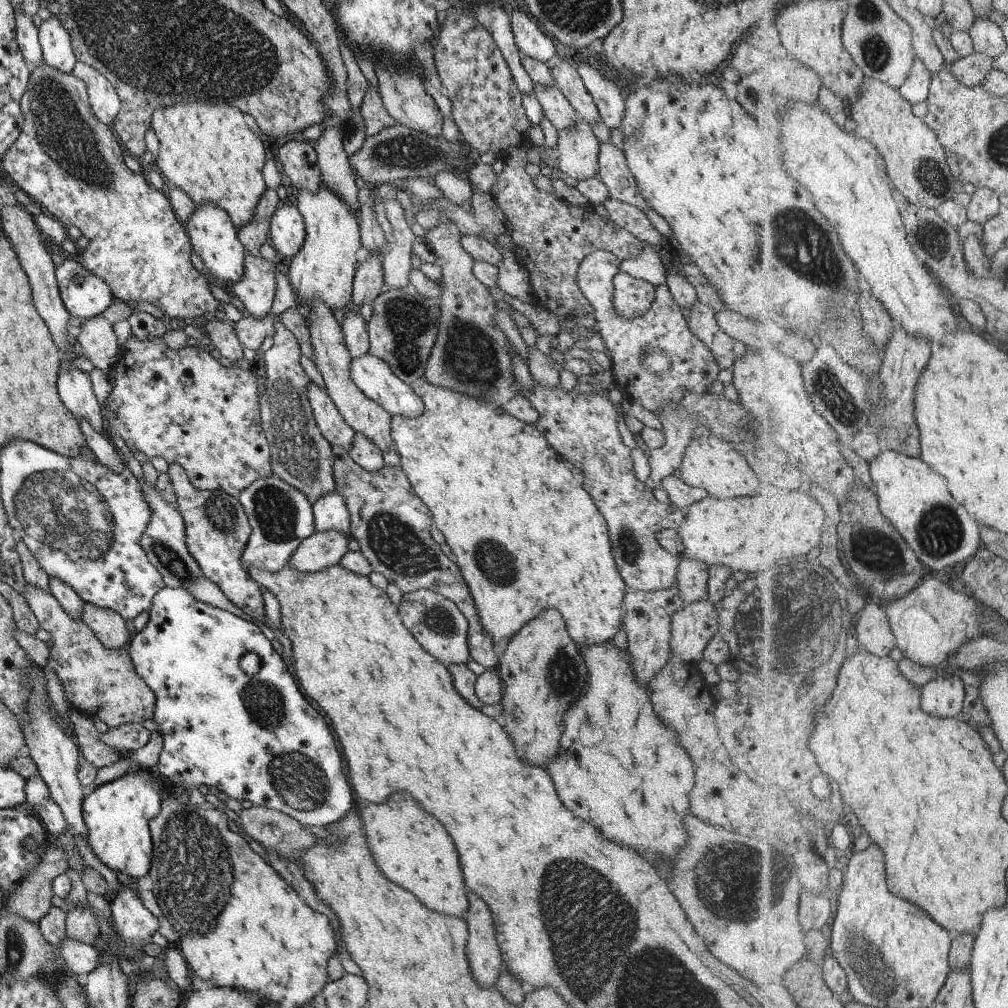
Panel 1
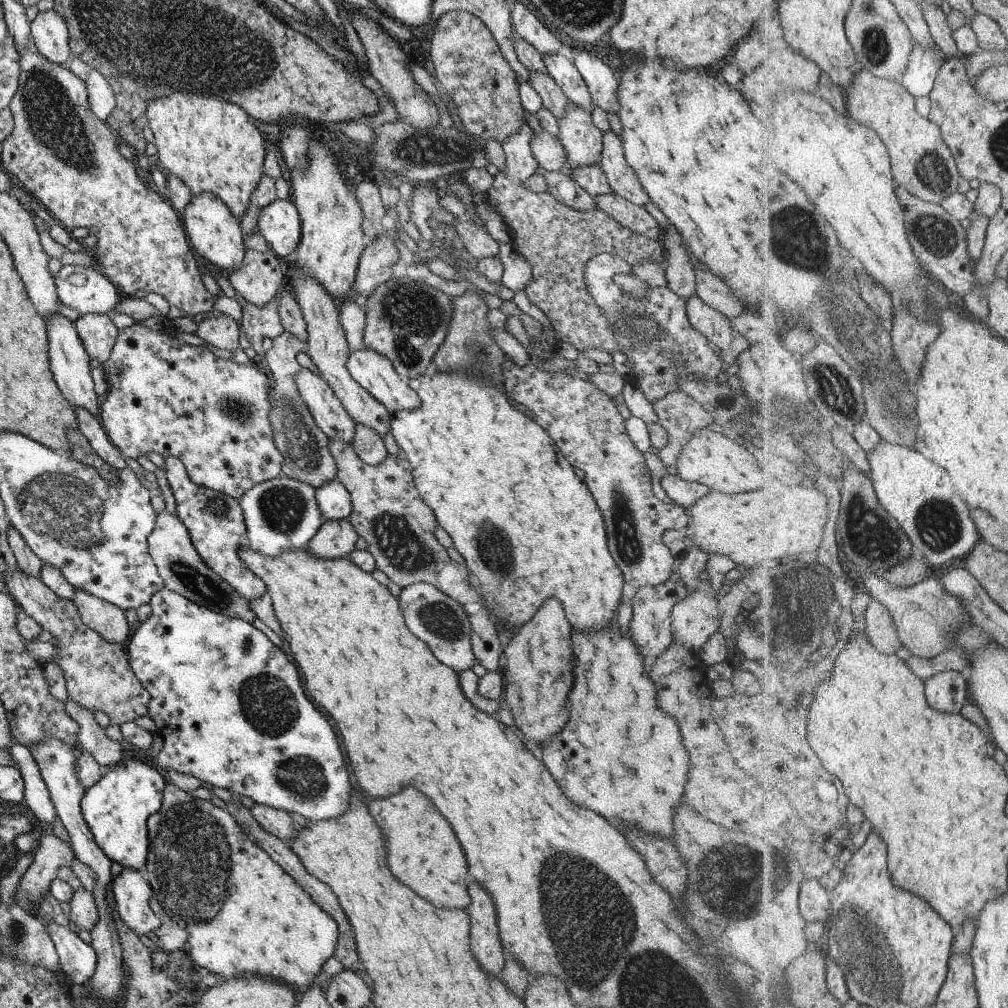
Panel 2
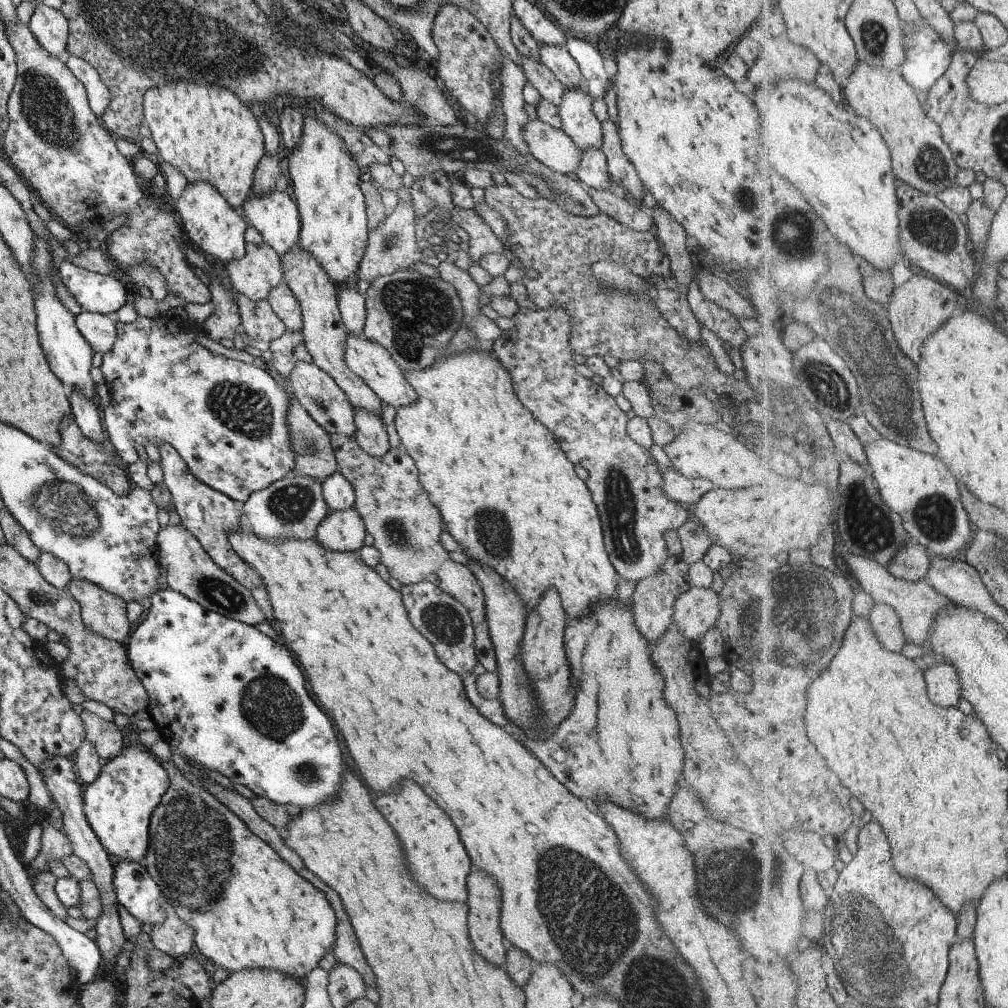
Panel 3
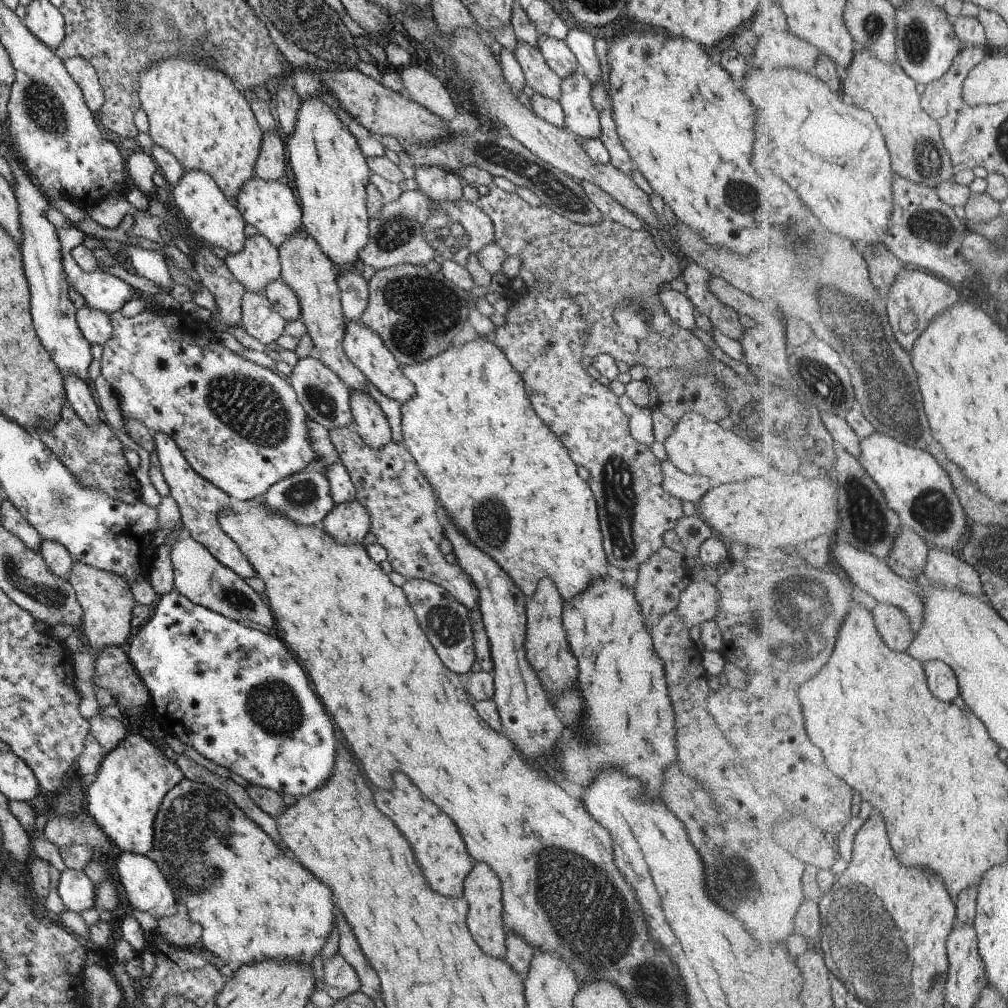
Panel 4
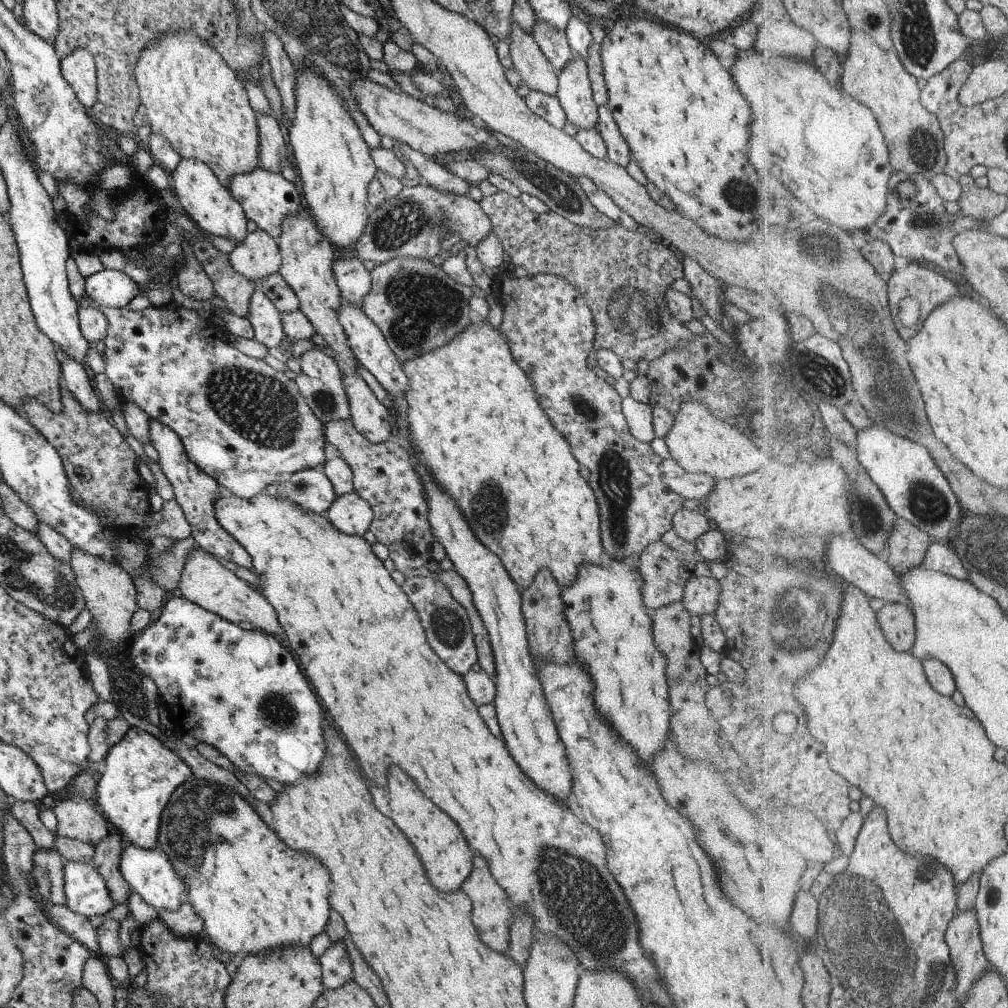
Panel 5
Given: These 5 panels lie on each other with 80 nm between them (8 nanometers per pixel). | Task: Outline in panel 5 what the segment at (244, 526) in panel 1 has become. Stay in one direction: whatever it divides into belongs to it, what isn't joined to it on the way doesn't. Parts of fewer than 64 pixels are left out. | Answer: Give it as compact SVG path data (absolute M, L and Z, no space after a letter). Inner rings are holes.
M148 420L148 440L157 452L157 463L165 478L171 484L175 502L181 508L183 516L191 528L189 540L215 559L223 560L251 571L252 563L245 550L234 539L221 529L214 515L213 503L223 491L219 484L206 472L198 469L187 457L181 441L168 426L159 421Z

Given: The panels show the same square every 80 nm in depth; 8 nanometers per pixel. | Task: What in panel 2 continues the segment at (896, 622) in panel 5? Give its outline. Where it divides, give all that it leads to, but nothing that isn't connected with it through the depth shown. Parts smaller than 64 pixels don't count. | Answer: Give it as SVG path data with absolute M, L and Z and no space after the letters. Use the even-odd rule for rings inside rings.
M871 599L864 612L865 636L867 640L876 646L879 652L887 655L896 655L902 648L901 640L897 632L897 626L891 612L885 604Z

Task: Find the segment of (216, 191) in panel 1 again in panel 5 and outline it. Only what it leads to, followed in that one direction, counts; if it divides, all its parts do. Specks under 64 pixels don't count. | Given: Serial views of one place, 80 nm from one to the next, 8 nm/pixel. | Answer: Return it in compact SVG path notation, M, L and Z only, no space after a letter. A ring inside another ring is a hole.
M189 30L163 34L140 50L132 73L150 130L165 137L181 159L197 159L206 164L217 180L227 188L228 180L233 175L248 173L257 167L256 112L249 106L245 89L234 70L225 64L217 51L209 48L207 42L201 42L201 38L195 38Z

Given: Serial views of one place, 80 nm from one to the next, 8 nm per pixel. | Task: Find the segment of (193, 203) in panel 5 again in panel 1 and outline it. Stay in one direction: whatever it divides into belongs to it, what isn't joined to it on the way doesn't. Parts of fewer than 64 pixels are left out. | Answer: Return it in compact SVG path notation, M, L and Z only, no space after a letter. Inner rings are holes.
M205 203L195 205L191 215L183 224L189 238L192 251L201 259L205 265L203 273L210 280L221 280L221 282L235 283L241 279L243 273L243 260L245 251L237 237L237 230L230 222L229 216L216 205Z

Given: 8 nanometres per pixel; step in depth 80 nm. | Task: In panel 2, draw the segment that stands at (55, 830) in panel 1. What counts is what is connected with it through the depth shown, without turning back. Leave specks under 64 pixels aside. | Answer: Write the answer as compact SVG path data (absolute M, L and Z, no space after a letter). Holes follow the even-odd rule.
M11 744L8 754L15 760L18 772L23 780L23 801L35 818L43 824L52 825L57 816L51 803L45 784L39 775L29 749L19 744Z

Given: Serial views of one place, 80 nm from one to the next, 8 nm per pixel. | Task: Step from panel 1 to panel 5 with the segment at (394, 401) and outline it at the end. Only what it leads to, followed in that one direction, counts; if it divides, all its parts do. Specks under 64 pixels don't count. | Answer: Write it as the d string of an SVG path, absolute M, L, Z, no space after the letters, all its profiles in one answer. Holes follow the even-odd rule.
M340 304L339 310L337 310L337 320L339 320L339 324L343 328L345 342L347 342L349 350L356 360L356 364L363 366L391 399L403 399L409 388L407 377L403 374L402 366L397 362L395 354L389 350L383 334L363 314L362 308L349 306L349 304Z

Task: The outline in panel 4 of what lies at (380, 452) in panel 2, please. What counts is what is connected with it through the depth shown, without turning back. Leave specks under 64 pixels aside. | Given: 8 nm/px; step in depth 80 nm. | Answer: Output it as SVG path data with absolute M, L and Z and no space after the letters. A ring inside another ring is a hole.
M350 392L349 407L353 429L365 446L369 446L371 450L379 450L391 441L389 424L371 396L361 392Z

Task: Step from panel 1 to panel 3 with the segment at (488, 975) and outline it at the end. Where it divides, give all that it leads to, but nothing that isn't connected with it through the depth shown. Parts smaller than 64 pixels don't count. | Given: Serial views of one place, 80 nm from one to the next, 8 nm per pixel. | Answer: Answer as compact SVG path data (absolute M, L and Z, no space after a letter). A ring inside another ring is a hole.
M475 870L467 876L467 928L469 928L469 938L475 946L475 950L491 964L503 966L505 962L505 946L503 946L503 936L499 930L499 890L493 878L489 878L485 872Z

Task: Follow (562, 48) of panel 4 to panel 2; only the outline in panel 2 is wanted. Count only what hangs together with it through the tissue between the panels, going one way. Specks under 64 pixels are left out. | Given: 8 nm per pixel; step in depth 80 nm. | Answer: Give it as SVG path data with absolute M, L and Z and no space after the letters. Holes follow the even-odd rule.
M566 51L547 54L547 56L542 56L542 60L548 76L559 86L567 101L583 108L583 112L591 116L593 102L591 102L585 82L581 80L579 72L575 69Z

